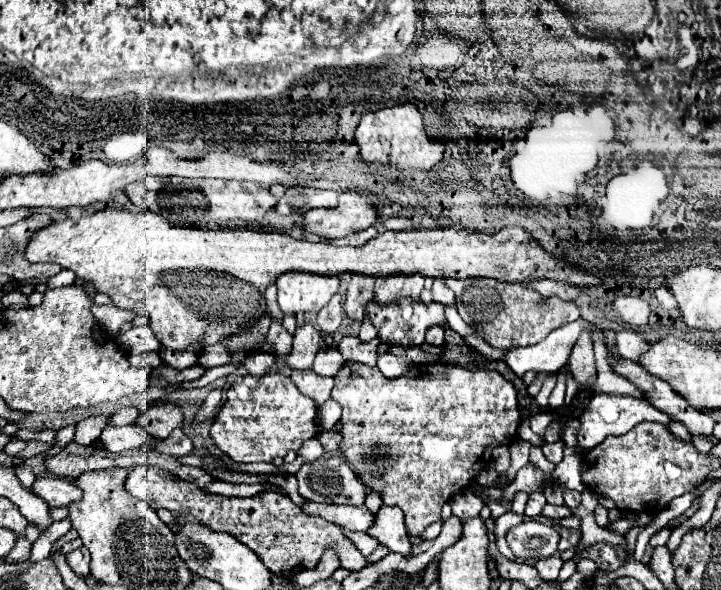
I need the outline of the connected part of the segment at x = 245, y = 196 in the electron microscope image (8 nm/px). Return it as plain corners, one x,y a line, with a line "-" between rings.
149,178
131,184
125,188
129,200
141,210
151,210
161,214
163,218
181,220
183,228
213,224
239,224
239,222
261,222
265,212
275,206
273,196
267,188
255,182
235,182
235,180
205,180
205,178
187,178
187,180
171,180
171,178

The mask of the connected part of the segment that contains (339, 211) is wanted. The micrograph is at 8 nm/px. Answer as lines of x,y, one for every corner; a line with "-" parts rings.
341,194
337,208
319,208
303,214
303,236
311,238
345,238
375,224
375,206
371,198

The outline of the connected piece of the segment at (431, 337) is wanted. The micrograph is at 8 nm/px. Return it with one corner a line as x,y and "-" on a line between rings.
429,328
429,330
427,330
427,336
425,336
425,342
427,342
427,344
433,344
433,346
437,346
437,348
441,348
443,342
445,342
443,328

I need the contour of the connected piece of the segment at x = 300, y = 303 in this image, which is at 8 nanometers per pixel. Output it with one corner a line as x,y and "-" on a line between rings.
285,272
277,278
277,302
283,314
319,312
339,288
339,278
309,272

